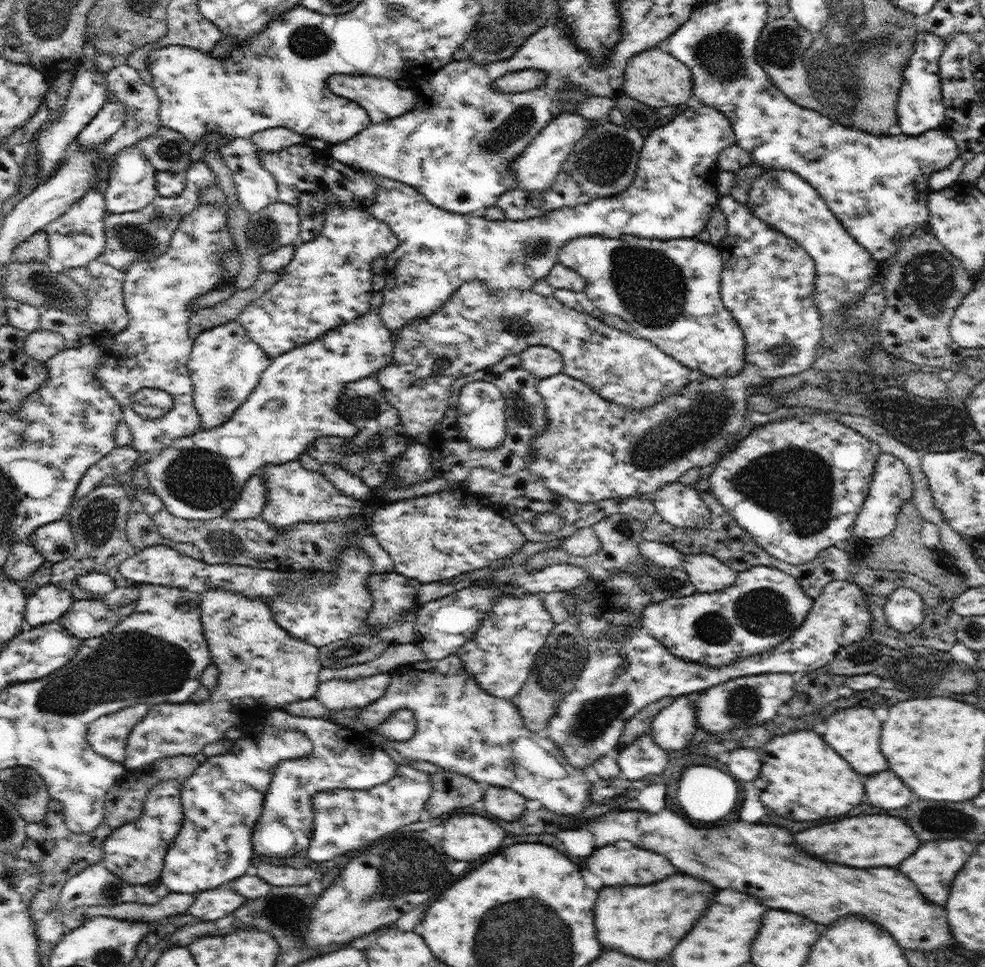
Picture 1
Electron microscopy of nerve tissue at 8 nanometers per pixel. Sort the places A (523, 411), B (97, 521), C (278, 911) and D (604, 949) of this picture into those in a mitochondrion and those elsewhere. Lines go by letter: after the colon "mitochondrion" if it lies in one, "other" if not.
A: mitochondrion
B: mitochondrion
C: mitochondrion
D: other

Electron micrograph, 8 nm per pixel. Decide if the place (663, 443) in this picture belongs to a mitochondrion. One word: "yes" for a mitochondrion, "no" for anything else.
yes

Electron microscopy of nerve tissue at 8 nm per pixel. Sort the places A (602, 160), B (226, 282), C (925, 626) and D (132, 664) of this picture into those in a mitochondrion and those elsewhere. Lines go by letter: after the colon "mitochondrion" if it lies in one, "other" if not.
A: mitochondrion
B: other
C: other
D: mitochondrion

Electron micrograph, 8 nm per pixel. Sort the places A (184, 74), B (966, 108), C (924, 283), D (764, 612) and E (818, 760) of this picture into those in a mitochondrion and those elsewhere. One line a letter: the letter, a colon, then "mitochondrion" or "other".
A: other
B: other
C: mitochondrion
D: mitochondrion
E: other

